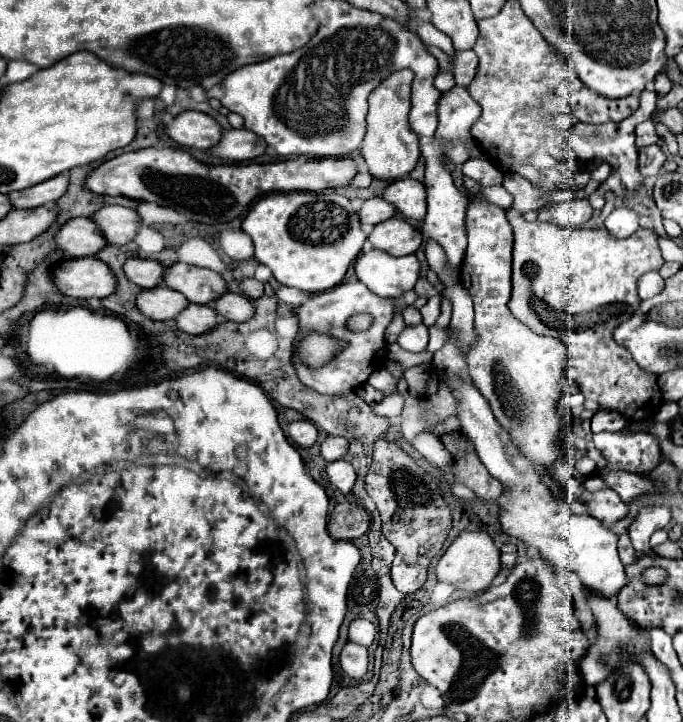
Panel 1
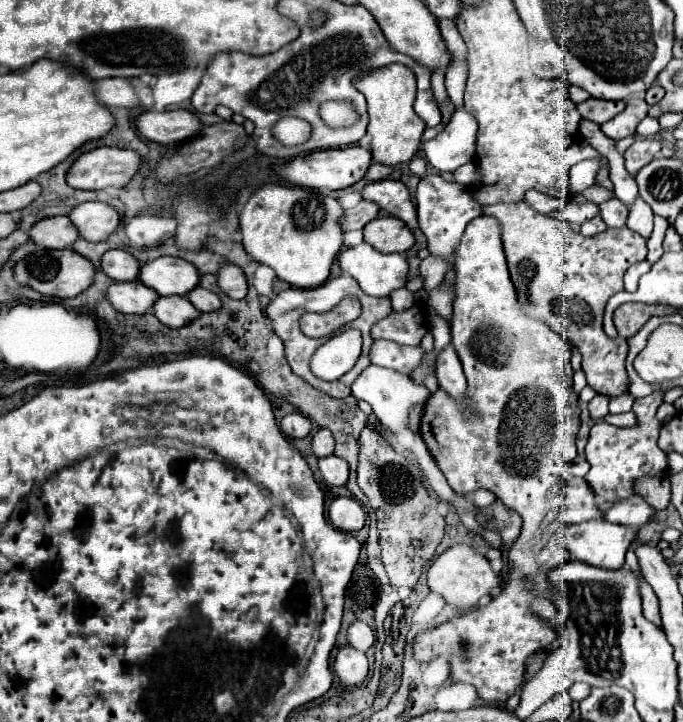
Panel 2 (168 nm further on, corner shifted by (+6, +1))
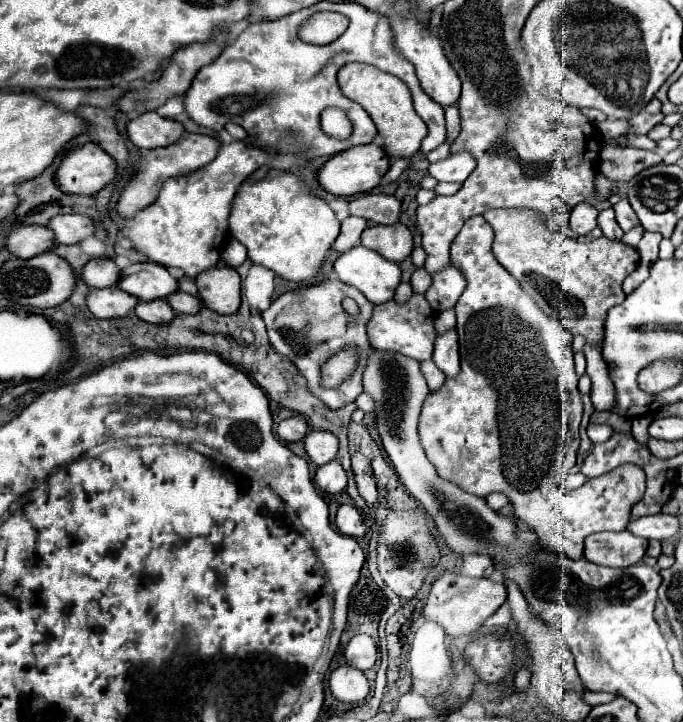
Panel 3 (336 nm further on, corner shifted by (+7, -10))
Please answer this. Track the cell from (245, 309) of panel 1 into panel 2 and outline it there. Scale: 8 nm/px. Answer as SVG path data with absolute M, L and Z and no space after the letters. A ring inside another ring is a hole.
M201 286L193 288L193 290L187 294L187 300L189 300L197 310L201 310L201 312L213 312L213 310L221 308L219 296L217 296L215 292L211 292L211 290L201 288Z

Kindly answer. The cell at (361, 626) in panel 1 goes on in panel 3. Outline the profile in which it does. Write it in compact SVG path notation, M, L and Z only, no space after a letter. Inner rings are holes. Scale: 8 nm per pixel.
M354 635L344 649L346 663L362 671L370 669L376 663L376 655L378 655L378 649L370 635Z

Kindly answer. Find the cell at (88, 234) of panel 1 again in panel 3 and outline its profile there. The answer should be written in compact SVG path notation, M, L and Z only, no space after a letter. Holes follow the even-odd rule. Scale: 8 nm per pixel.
M38 225L18 227L6 239L6 249L20 259L32 259L36 255L52 251L54 245L56 239L50 227L38 227Z

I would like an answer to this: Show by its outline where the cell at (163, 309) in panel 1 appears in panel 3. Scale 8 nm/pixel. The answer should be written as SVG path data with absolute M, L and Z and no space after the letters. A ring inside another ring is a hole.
M112 287L112 289L92 289L86 303L96 317L114 319L126 317L130 311L134 311L138 299L134 295L128 295L126 291L118 291L118 287Z

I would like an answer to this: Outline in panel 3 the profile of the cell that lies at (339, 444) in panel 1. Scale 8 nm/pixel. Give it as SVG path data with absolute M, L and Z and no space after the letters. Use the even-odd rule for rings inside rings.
M312 431L304 437L304 447L312 463L326 465L338 453L338 439L328 431Z

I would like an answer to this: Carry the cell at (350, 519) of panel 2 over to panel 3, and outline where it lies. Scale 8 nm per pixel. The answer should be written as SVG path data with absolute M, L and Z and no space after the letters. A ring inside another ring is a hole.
M340 505L338 507L338 513L336 513L336 527L342 535L348 535L348 537L364 537L366 533L366 527L364 527L364 521L358 513L358 509L354 505Z

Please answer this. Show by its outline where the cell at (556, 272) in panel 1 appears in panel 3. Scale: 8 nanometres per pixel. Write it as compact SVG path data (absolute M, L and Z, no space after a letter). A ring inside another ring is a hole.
M494 209L486 211L484 219L494 229L492 251L504 271L516 277L524 291L532 291L538 307L548 317L564 323L568 333L582 335L590 345L600 345L604 341L606 313L610 307L622 303L622 281L638 267L638 251L606 237L580 243L550 231L544 215L528 209Z

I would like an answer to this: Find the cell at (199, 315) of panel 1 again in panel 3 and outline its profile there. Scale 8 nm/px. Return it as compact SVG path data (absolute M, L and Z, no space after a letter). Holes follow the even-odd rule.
M154 299L154 301L140 301L134 309L134 313L148 323L170 323L176 317L176 311L168 305L166 299Z

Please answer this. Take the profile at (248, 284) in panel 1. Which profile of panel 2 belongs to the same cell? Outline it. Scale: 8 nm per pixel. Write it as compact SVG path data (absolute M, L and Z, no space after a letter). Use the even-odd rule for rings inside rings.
M223 264L219 270L217 270L217 286L223 294L227 294L229 298L233 300L241 300L245 298L247 294L247 280L245 280L245 274L239 266L235 264Z

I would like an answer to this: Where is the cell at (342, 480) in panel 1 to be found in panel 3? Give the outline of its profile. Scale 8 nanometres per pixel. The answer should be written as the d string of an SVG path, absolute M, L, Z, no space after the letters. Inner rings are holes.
M330 461L316 471L316 485L326 493L340 493L346 489L346 471L338 461Z

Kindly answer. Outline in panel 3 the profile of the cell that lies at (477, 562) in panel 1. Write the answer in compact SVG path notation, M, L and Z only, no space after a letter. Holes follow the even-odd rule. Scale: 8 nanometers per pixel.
M446 571L432 585L432 591L430 591L426 607L424 607L424 615L426 615L426 619L440 623L448 635L458 637L458 635L468 635L468 633L476 631L504 601L506 601L504 583L498 583L498 581L492 581L486 577L472 579L472 577L464 577L460 573Z

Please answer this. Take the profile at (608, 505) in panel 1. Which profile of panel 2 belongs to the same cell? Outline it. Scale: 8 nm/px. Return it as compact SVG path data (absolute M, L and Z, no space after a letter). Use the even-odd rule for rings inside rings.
M631 496L625 502L619 502L611 510L607 510L605 518L613 524L625 524L633 528L641 528L643 524L651 522L655 518L657 510L649 506L641 496Z

